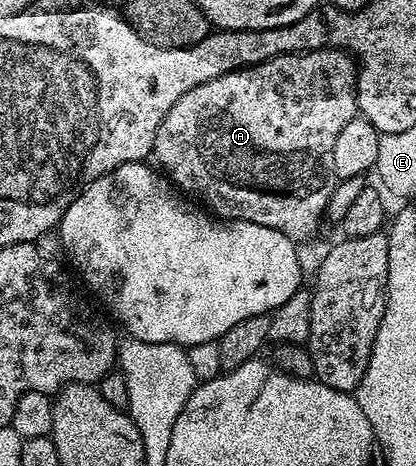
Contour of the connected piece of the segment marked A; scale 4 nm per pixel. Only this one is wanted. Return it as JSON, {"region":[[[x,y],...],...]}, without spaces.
{"region":[[[322,47],[316,51],[297,51],[289,55],[275,55],[263,63],[252,67],[242,67],[240,71],[226,71],[223,75],[213,77],[213,81],[205,81],[205,85],[197,85],[197,89],[189,89],[189,93],[185,93],[185,97],[181,97],[177,105],[169,109],[169,113],[165,113],[165,121],[161,121],[157,129],[154,158],[159,158],[158,166],[162,174],[180,192],[188,196],[196,195],[196,197],[191,197],[198,200],[204,208],[214,212],[216,216],[225,219],[244,219],[250,223],[265,225],[269,229],[277,229],[285,233],[285,237],[296,241],[307,239],[318,229],[319,219],[321,223],[324,218],[329,205],[329,197],[337,182],[333,169],[333,145],[337,141],[337,133],[341,133],[341,129],[345,129],[345,125],[349,125],[349,121],[357,117],[359,102],[355,96],[356,74],[356,60],[348,52],[337,47]]]}

